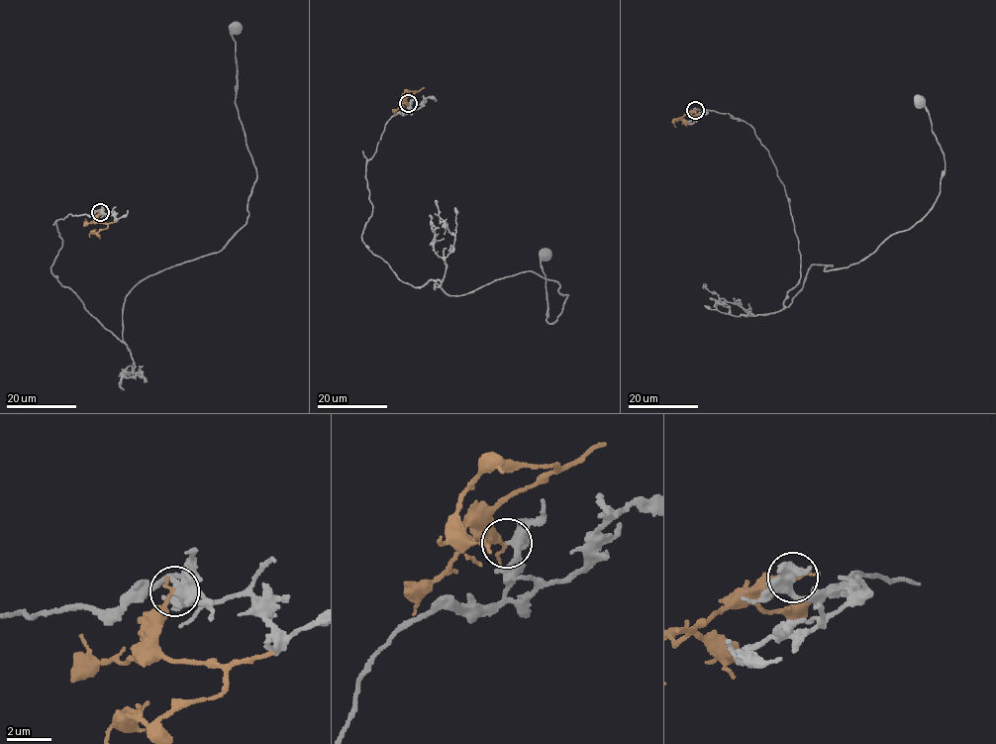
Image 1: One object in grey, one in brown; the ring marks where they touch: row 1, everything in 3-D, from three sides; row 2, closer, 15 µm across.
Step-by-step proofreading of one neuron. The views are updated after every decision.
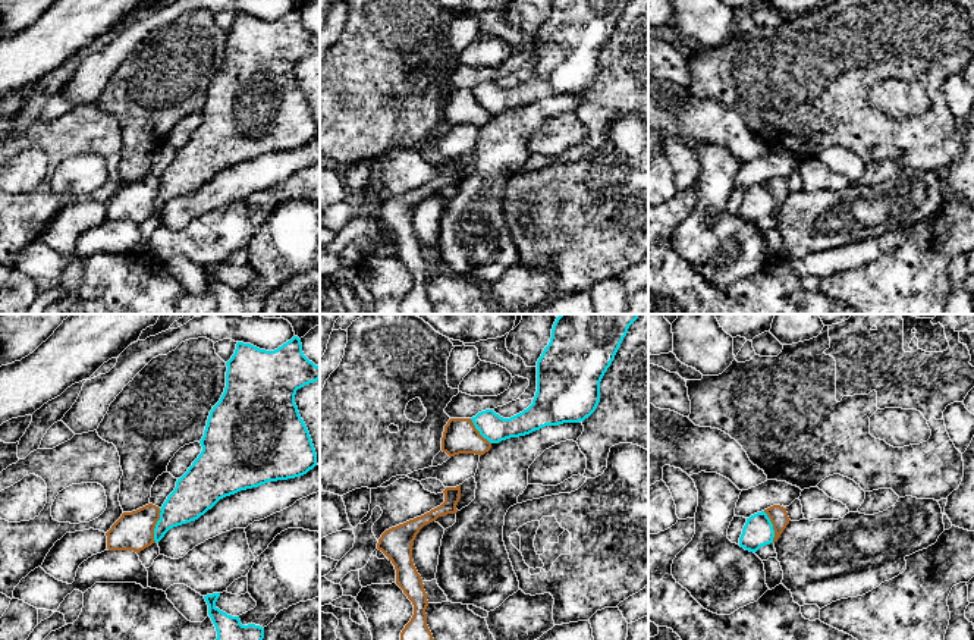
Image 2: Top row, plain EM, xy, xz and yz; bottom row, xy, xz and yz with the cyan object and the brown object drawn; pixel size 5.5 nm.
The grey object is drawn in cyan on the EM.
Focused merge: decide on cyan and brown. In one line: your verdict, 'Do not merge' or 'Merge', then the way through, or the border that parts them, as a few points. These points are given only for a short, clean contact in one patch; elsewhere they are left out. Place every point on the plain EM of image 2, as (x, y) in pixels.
Do not merge. Boundary: xy (160, 179), (160, 188), (154, 200), (154, 213)

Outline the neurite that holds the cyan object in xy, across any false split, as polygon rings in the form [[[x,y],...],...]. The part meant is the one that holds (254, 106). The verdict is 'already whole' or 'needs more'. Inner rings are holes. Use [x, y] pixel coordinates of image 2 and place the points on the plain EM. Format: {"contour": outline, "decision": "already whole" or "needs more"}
{"contour": [[[293,7],[274,22],[238,13],[226,37],[226,59],[210,82],[199,112],[202,122],[160,179],[155,214],[170,200],[198,191],[226,167],[268,153],[301,148],[317,137],[317,125],[295,66],[320,50],[320,38],[304,26],[301,10]]], "decision": "already whole"}

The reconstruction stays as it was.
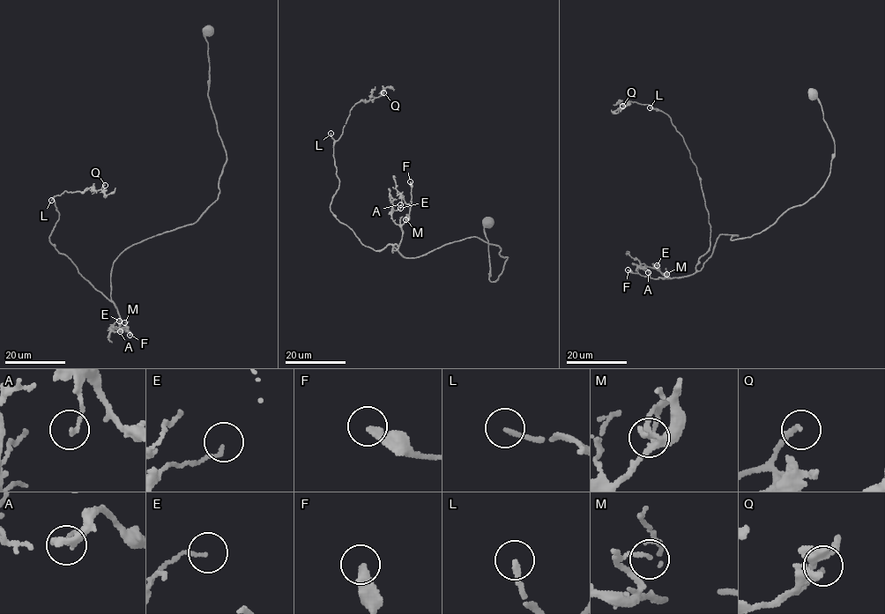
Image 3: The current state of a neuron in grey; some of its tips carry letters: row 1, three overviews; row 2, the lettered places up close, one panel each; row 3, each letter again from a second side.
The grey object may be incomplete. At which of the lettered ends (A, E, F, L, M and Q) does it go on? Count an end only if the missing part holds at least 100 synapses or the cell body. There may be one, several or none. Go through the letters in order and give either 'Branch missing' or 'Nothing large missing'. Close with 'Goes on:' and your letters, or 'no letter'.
A: Nothing large missing
E: Nothing large missing
F: Nothing large missing
L: Branch missing
M: Nothing large missing
Q: Nothing large missing
Goes on: L

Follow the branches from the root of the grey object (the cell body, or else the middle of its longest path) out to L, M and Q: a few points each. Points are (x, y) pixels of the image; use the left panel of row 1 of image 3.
L: (207, 32), (219, 192), (195, 223), (119, 255), (116, 307), (50, 241), (51, 200)
M: (207, 32), (208, 96), (226, 156), (219, 192), (195, 223), (117, 257), (111, 298), (120, 327), (124, 322)
Q: (207, 32), (219, 192), (195, 223), (119, 255), (116, 307), (49, 240), (54, 196), (105, 185)

